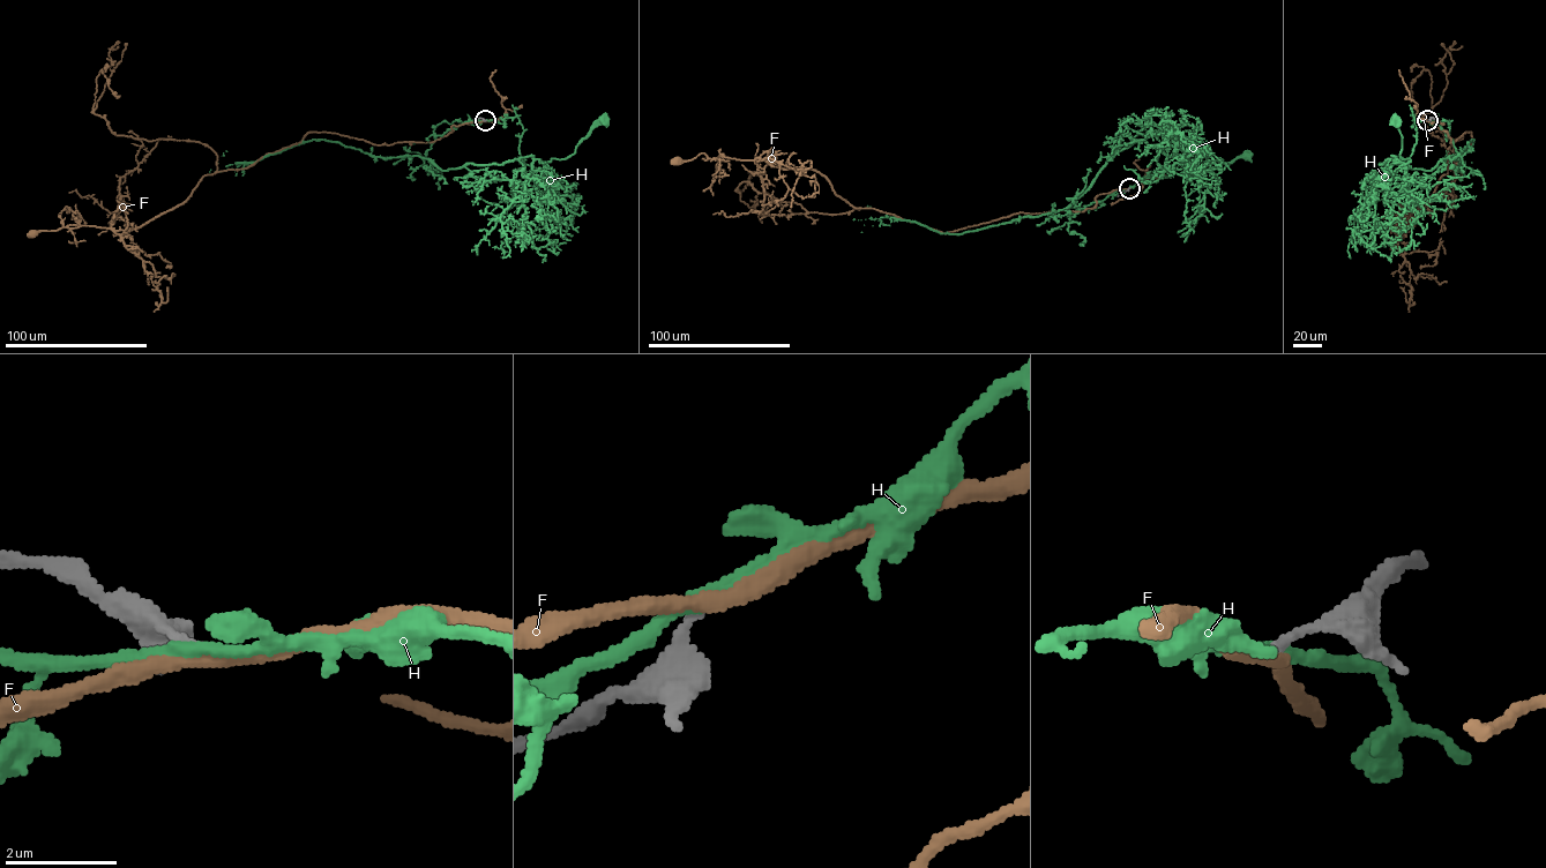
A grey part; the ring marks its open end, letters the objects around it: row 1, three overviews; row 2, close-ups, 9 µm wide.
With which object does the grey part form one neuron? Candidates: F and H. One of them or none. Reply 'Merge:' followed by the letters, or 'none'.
Merge: none

